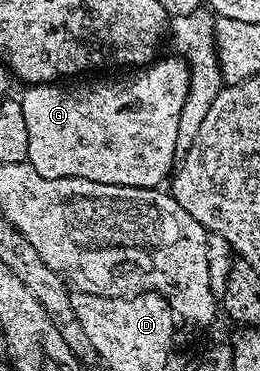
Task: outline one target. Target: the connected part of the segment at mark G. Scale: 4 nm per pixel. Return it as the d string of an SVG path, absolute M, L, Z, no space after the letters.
M170 56L171 58L158 57L152 64L138 69L137 74L130 82L105 82L102 86L89 86L76 94L73 90L60 90L57 84L44 86L29 86L25 95L20 95L19 101L23 108L23 117L27 119L27 162L32 165L39 175L45 178L75 177L83 180L91 180L99 184L111 184L112 186L140 186L142 188L157 188L162 185L161 181L170 177L175 166L176 159L176 136L178 135L179 116L183 111L184 101L187 100L190 68L182 57Z

